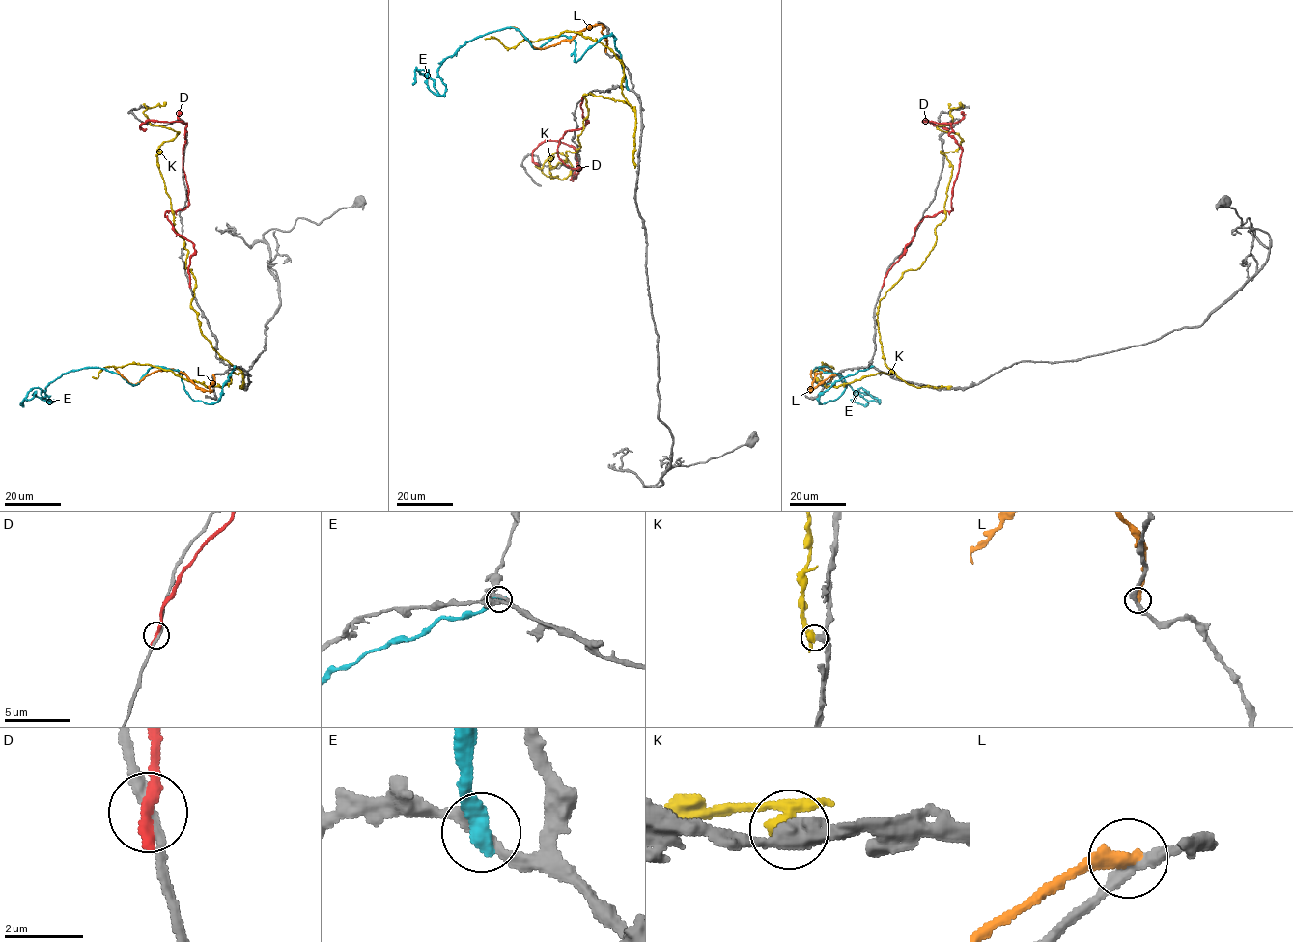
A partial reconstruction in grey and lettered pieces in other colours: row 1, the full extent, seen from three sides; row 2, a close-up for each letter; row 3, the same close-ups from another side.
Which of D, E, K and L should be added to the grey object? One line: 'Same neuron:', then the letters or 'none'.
Same neuron: none

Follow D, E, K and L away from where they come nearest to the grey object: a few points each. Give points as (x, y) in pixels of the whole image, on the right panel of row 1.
D: (883, 285), (917, 224), (952, 209), (962, 148), (949, 135), (950, 124), (923, 121), (949, 128)
E: (872, 366), (822, 404), (844, 378), (811, 375), (835, 373), (868, 403)
K: (948, 388), (902, 380), (885, 363), (877, 319), (944, 219), (943, 153), (963, 140), (937, 126), (960, 102)
L: (835, 375), (808, 391), (814, 377), (825, 370), (832, 373), (832, 378), (820, 384), (811, 377), (811, 370)

